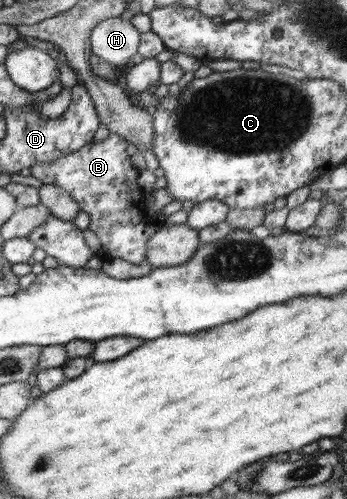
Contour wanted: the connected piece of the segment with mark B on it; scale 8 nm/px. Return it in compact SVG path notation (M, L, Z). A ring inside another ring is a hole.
M117 134L105 140L88 144L46 164L35 164L31 175L44 184L50 183L63 188L79 204L80 211L90 217L88 230L100 239L101 250L106 258L120 258L130 264L146 261L148 240L158 231L158 226L144 218L144 192L138 186L138 170L127 154L127 142Z

